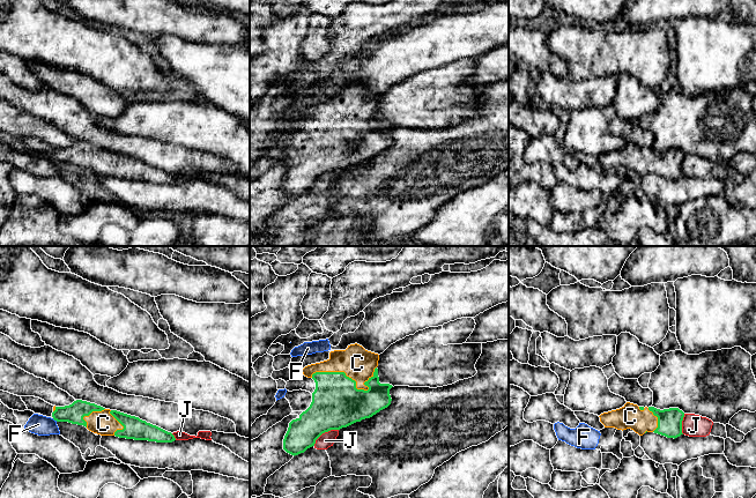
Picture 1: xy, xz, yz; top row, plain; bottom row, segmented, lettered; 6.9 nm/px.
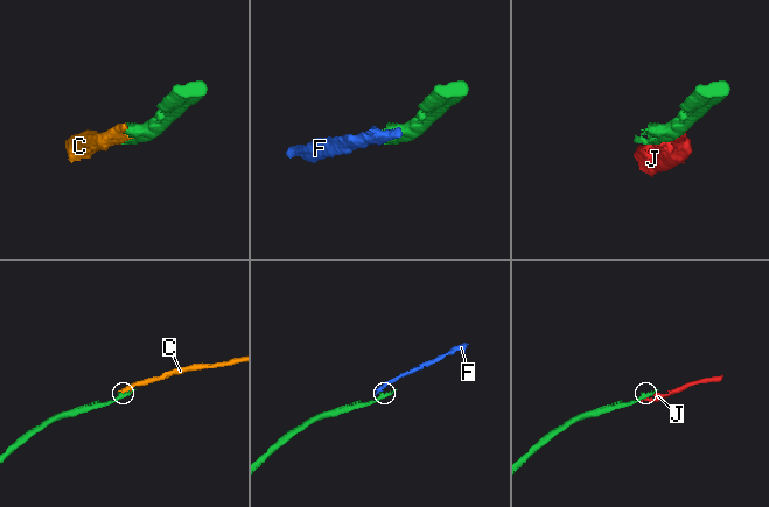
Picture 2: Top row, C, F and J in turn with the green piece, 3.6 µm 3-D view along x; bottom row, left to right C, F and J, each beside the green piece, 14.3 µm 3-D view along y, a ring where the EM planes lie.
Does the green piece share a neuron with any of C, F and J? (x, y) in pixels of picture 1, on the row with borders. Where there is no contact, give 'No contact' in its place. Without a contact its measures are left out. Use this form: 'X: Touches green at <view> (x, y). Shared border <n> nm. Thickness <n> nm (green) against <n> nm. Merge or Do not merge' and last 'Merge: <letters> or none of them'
C: Touches green at xz (353, 380). Shared border 460 nm. Thickness 340 nm (green) against 220 nm. Merge
F: Touches green at xy (54, 420). Shared border 40 nm. Thickness 140 nm (green) against 140 nm. Do not merge
J: Touches green at xz (324, 432). Shared border 200 nm. Thickness 340 nm (green) against 100 nm. Do not merge
Merge: C

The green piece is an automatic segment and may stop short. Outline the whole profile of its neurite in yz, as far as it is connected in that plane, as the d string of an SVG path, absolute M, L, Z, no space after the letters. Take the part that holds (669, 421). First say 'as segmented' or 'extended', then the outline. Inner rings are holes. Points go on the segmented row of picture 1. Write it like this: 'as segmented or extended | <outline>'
extended | M627 402L622 408L603 412L599 417L605 428L615 428L622 431L631 429L639 436L654 432L675 439L683 434L684 412L679 408L660 410Z

